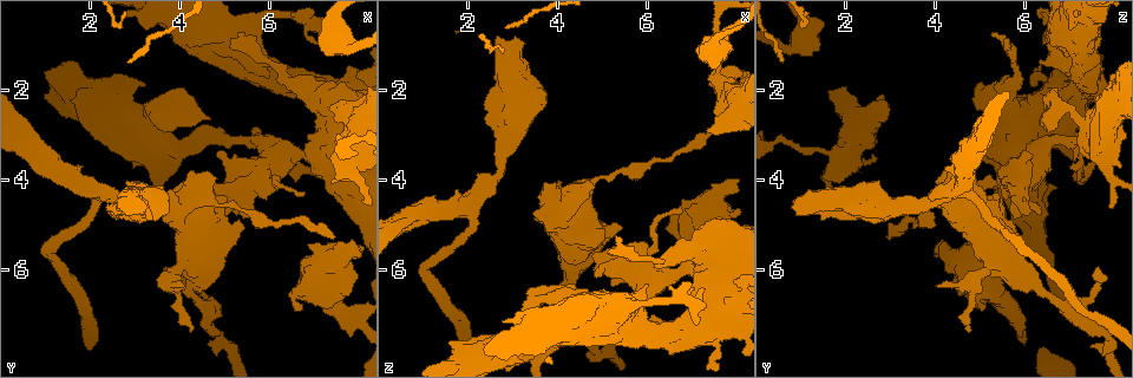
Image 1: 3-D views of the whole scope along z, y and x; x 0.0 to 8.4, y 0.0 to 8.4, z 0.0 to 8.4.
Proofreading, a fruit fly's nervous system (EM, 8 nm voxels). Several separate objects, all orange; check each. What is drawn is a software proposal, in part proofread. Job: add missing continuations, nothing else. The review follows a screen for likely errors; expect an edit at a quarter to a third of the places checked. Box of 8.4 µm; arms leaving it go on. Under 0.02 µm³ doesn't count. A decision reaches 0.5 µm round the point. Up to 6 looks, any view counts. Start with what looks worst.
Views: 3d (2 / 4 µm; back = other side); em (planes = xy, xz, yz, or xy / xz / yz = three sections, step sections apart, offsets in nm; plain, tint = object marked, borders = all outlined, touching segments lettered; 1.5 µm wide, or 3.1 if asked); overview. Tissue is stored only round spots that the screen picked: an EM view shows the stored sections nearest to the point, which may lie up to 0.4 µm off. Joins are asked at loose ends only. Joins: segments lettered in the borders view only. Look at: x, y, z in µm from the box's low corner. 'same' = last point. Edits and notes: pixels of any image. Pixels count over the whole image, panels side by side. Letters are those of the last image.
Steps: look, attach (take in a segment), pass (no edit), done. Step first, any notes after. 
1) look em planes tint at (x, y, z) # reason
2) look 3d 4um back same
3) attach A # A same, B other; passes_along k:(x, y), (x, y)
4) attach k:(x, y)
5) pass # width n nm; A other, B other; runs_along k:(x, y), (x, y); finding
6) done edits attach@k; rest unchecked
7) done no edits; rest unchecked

look 3d 4um back at (2.65, 4.55, 0.80) # free end

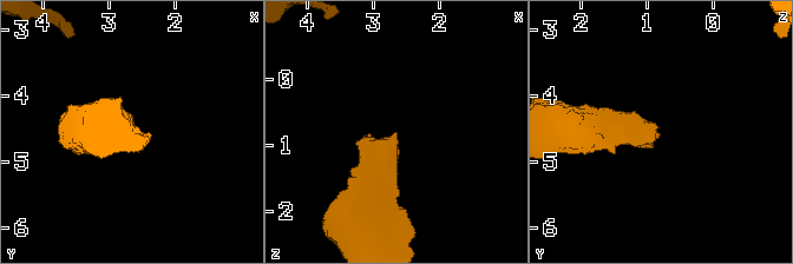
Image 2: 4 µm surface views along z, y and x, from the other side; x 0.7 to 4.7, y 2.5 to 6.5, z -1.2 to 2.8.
look em planes borders at (2.70, 4.60, 0.80)

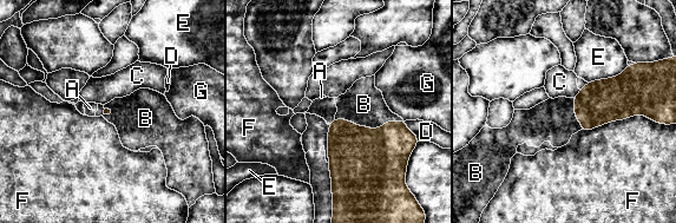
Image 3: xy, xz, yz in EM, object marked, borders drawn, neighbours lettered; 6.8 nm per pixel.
attach B # A other, B same, C other, D other, E other, F other, G other; passes_along 3:(366, 164), (368, 128), (363, 104); it goes on there

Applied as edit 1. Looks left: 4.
look 3d 4um at (7.45, 5.35, 2.90) # an open end

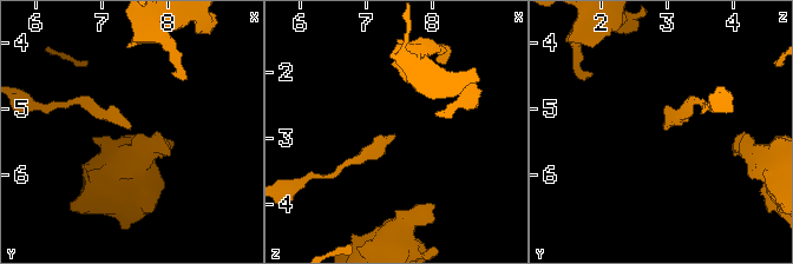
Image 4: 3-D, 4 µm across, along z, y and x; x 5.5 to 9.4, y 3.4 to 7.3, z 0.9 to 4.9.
look em planes borders at (7.45, 5.35, 2.95) # now the EM

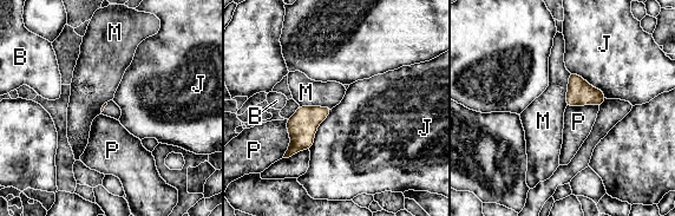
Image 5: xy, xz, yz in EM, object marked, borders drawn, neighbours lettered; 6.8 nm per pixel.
pass # B other, J other, M other, P other; border 5:(287, 119), (289, 146), (282, 157); none of them fits

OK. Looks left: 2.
look 3d 4um at (4.05, 6.45, 4.00) # branch stops here

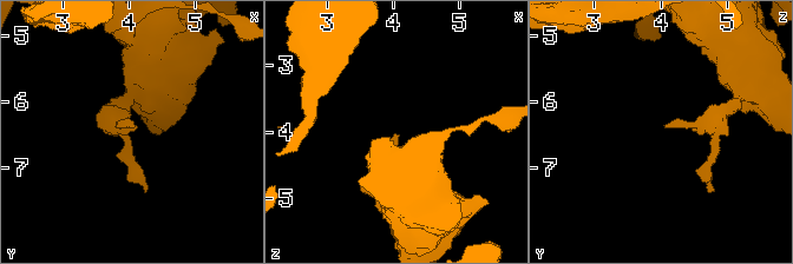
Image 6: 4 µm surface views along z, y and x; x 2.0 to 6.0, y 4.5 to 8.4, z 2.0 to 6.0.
look em planes borders at (4.05, 6.45, 4.10) # shape alone is not enough

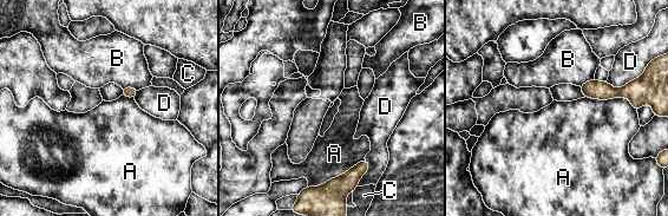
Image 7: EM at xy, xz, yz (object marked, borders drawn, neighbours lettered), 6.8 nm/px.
pass # A other, B other, C other, D other; border 7:(584, 97), (627, 98), (636, 111); none of them fits

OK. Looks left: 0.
done edits attach@3; rest unchecked

